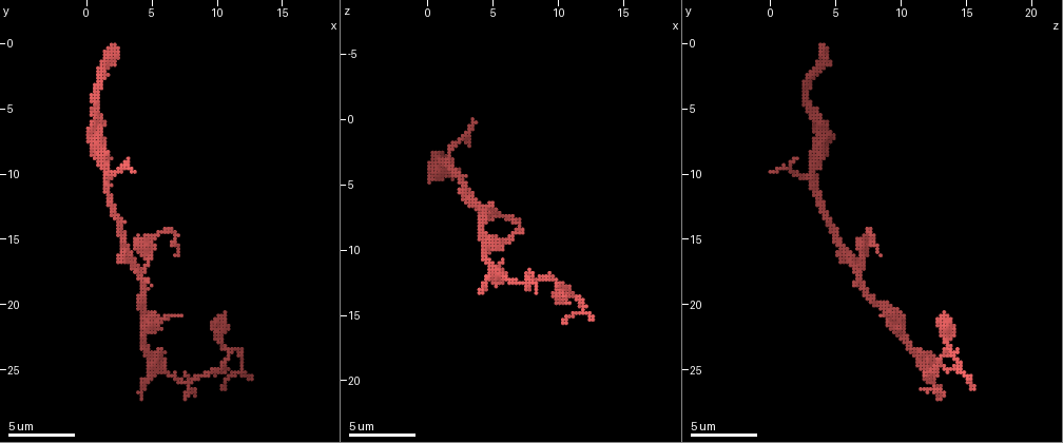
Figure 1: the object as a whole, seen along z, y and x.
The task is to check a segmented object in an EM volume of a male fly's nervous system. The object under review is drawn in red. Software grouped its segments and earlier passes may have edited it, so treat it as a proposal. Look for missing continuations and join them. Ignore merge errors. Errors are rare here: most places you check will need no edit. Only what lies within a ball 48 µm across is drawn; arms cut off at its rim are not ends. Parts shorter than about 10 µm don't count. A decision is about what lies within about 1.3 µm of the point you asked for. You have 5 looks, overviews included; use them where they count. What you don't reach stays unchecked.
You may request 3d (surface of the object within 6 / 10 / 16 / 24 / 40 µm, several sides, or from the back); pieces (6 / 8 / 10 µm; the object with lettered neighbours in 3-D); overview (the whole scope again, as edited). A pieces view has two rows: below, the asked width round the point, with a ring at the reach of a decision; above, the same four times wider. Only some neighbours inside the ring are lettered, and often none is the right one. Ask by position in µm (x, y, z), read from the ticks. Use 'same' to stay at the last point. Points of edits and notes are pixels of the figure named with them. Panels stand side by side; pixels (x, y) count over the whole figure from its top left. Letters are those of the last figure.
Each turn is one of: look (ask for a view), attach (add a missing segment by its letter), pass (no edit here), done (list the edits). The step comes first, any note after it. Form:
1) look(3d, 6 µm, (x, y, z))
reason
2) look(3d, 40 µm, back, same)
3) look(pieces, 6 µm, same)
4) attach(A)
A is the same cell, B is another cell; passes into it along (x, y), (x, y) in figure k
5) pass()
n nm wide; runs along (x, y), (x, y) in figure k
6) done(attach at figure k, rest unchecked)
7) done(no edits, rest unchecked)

look(pieces, 6 µm, (7.0, 20.8, 8.8))
tapers out

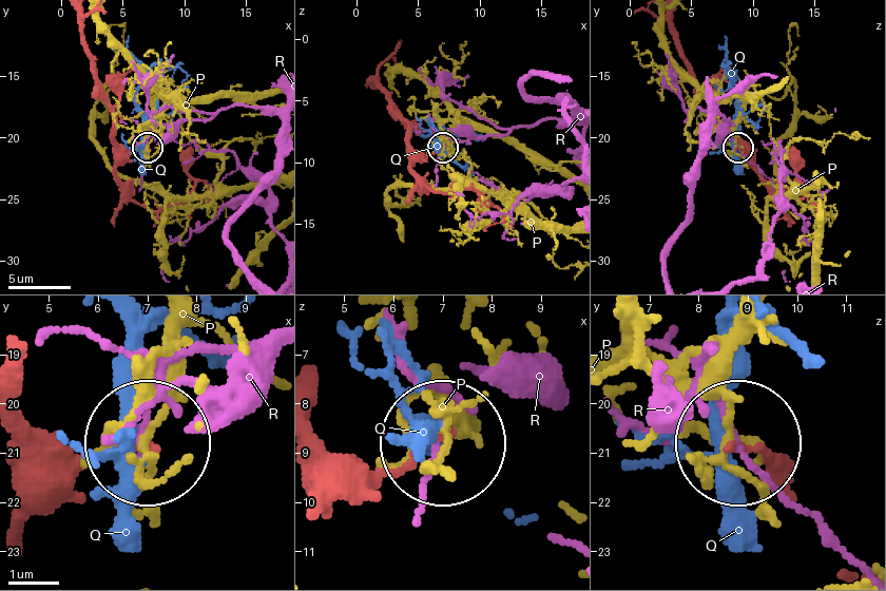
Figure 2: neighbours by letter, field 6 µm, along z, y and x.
pass()
140 nm wide; P, Q and R are other cells; runs along (319, 438), (382, 463), (440, 438) in figure 2; none of them fits

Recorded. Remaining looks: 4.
look(pieces, 10 µm, (7.0, 16.2, 8.2))
tapers out

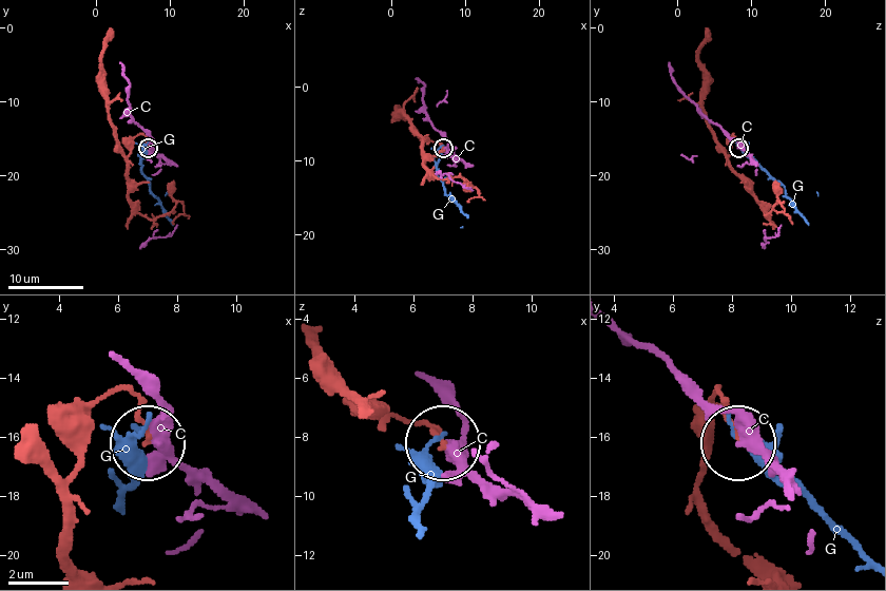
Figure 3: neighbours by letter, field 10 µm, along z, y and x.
pass()
C and G are other cells; runs along (58, 495), (91, 414), (111, 394), (138, 399), (149, 435) in figure 3; none of them fits

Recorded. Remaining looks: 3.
look(pieces, 10 µm, (3.4, 10.0, 0.0))
thin end

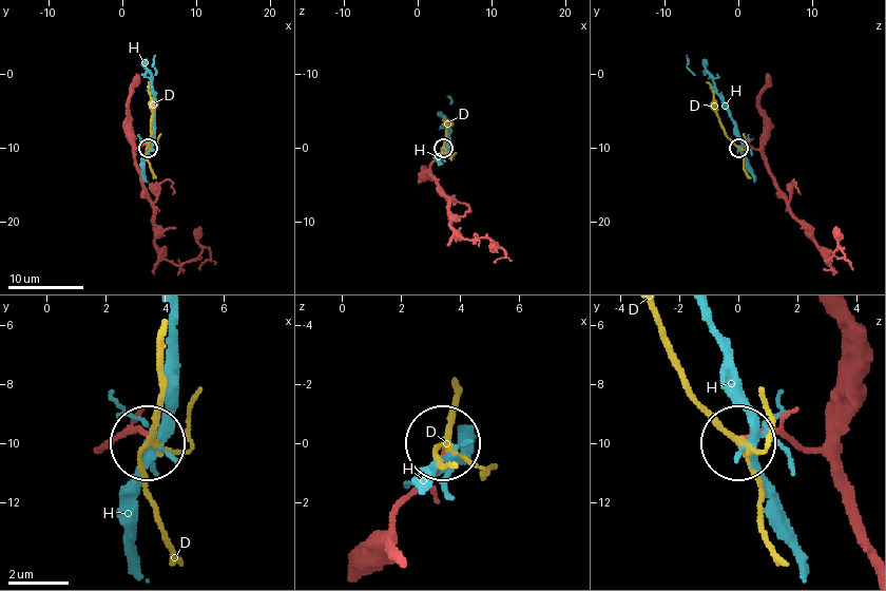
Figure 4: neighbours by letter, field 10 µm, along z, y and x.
attach(D)
160 nm wide; D is the same cell, H is another cell; passes into it along (134, 151), (142, 145), (148, 146), (150, 137), (148, 82) in figure 4; the neuron continues

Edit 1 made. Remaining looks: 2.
done(attach at figure 4, rest unchecked)

